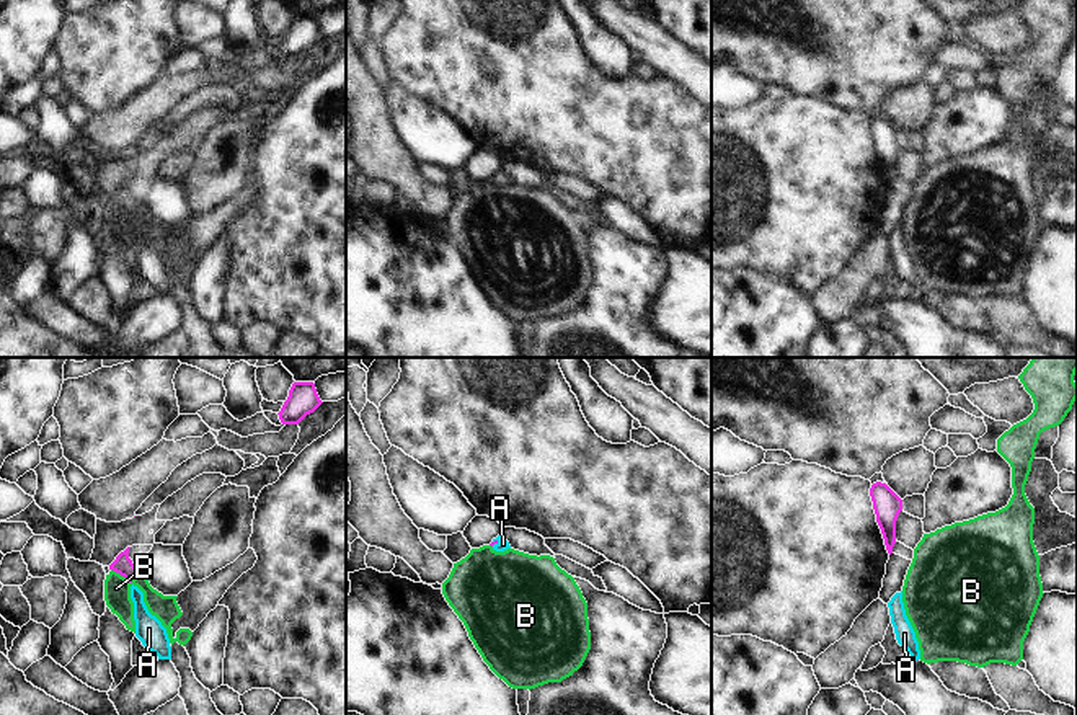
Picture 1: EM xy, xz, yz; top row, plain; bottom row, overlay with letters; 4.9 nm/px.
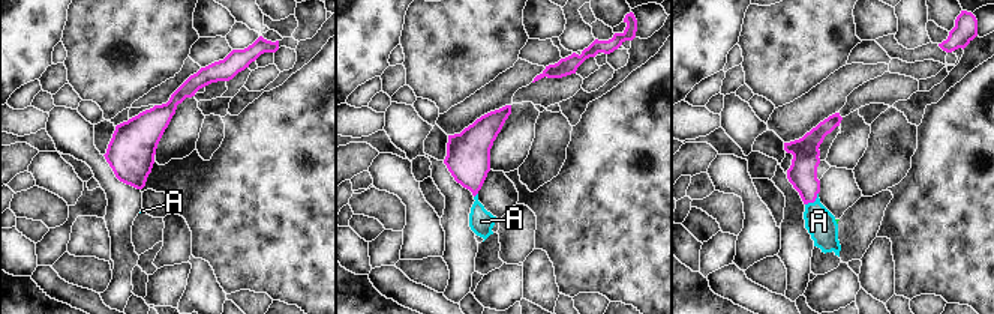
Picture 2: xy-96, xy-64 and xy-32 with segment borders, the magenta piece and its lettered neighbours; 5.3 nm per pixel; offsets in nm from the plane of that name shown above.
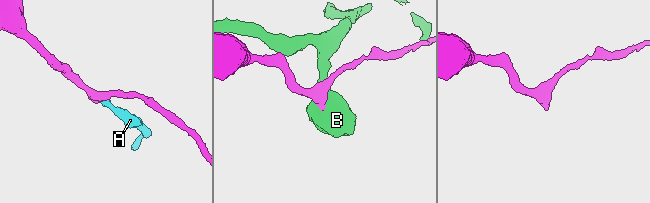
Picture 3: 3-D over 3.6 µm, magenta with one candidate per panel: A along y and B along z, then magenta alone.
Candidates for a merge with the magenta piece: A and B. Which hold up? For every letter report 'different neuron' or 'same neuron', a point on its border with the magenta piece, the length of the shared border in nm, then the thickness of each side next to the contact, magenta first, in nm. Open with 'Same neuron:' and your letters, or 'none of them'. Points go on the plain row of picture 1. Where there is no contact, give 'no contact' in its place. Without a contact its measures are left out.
Same neuron: A
A: same neuron; meets magenta in xz at (495, 177); contact 50 nm long; 20 nm thick on the magenta side, 60 nm on the other
B: different neuron; meets magenta in xy at (126, 213); contact 150 nm long; 90 nm thick on the magenta side, 130 nm on the other

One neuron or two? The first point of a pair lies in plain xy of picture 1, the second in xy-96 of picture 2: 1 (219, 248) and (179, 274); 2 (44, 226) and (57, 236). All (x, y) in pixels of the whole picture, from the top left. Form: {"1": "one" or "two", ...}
{"1": "two", "2": "two"}

